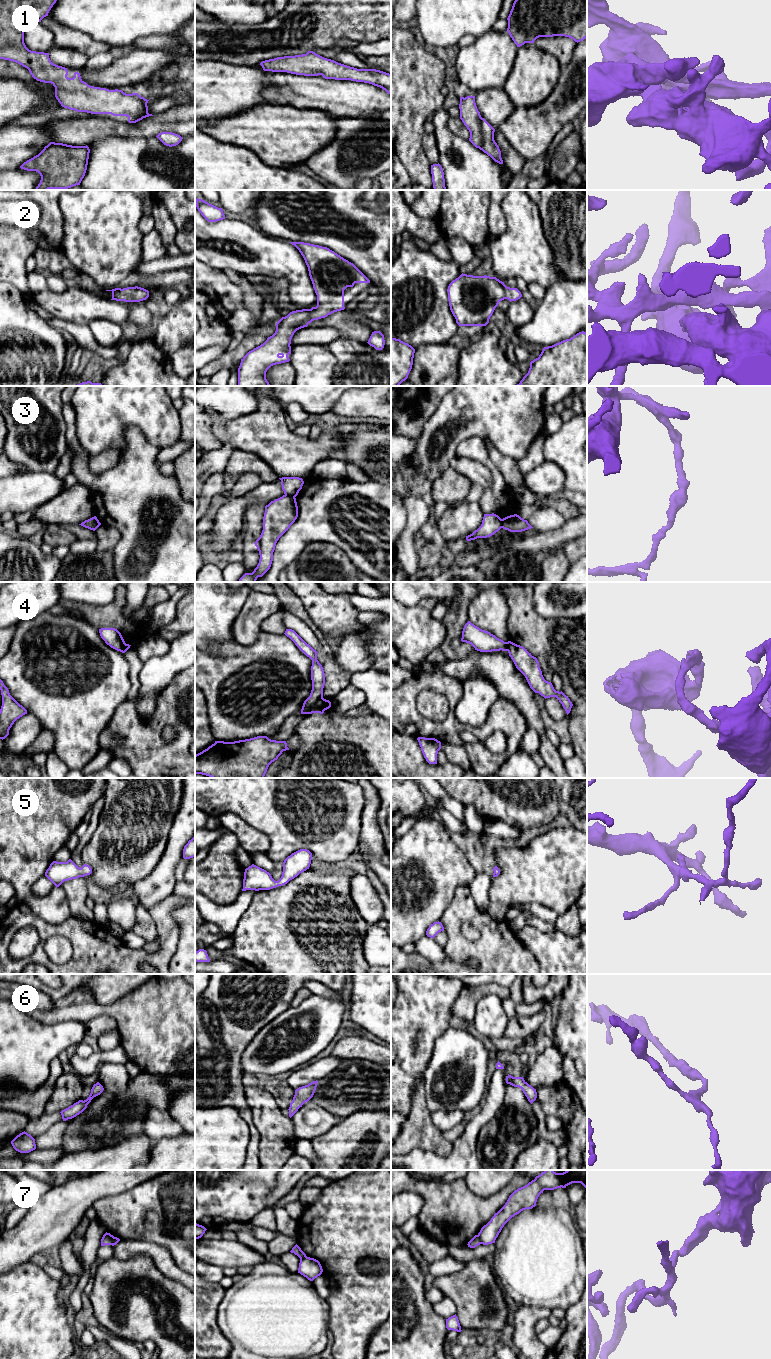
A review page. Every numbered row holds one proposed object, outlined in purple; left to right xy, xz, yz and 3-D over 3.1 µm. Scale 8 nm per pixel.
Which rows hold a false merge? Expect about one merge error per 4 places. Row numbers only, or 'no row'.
3, 4, 7

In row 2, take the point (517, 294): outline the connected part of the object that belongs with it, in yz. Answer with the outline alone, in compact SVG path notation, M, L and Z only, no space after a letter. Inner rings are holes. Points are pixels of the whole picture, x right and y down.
M461 274L447 289L450 310L459 326L486 326L499 302L508 299L516 301L522 297L517 288L507 287L496 277Z

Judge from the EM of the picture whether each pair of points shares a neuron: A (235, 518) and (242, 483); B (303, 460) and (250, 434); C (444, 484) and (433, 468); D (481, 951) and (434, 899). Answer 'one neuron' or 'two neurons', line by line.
A: two neurons
B: one neuron
C: two neurons
D: two neurons

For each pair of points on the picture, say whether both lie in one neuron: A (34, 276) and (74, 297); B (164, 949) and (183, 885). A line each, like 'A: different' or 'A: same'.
A: same
B: different

